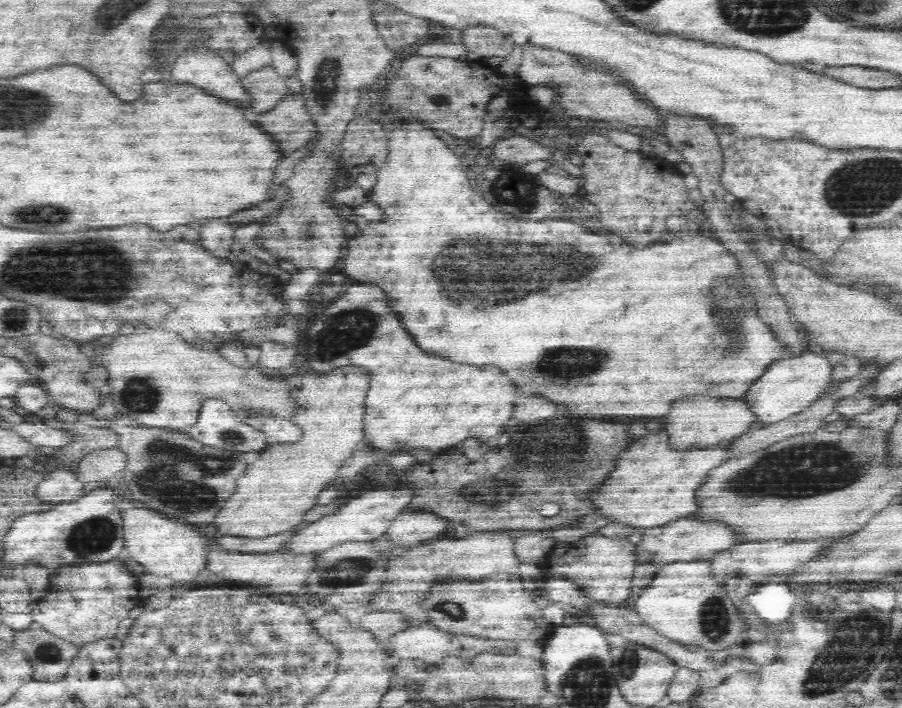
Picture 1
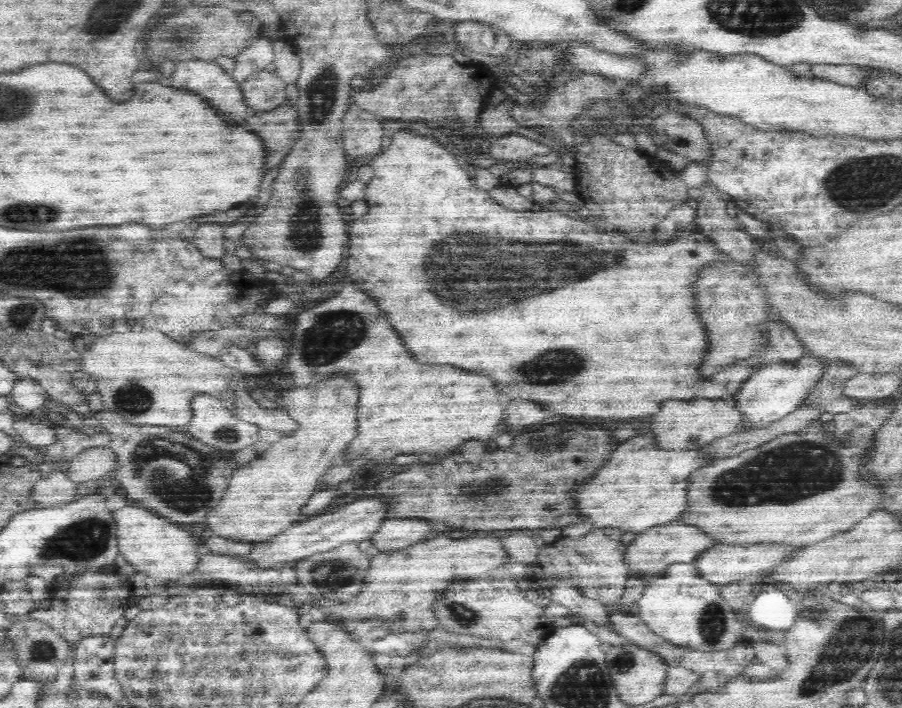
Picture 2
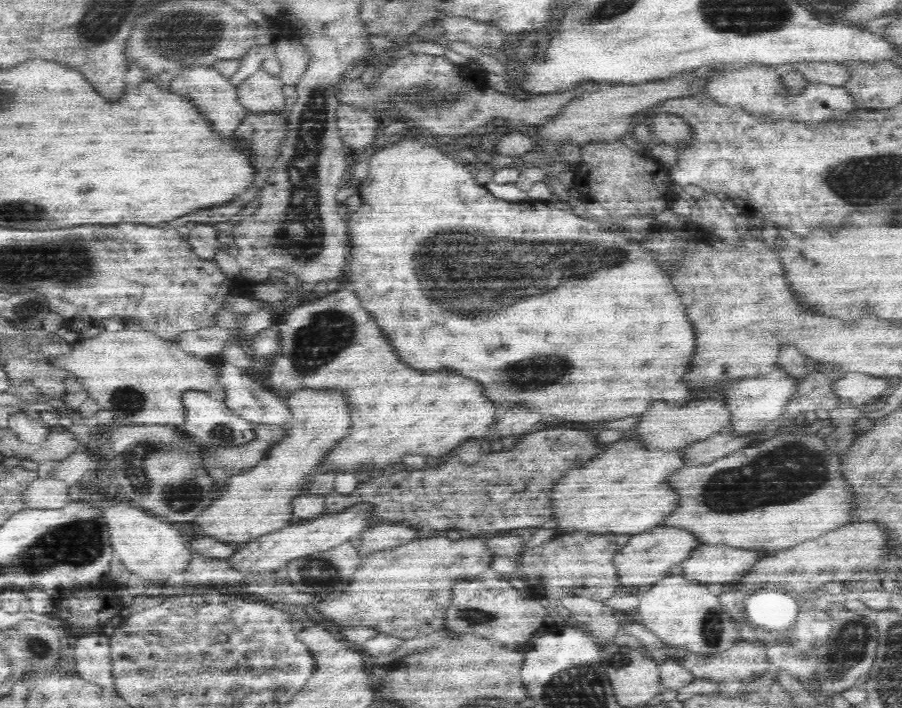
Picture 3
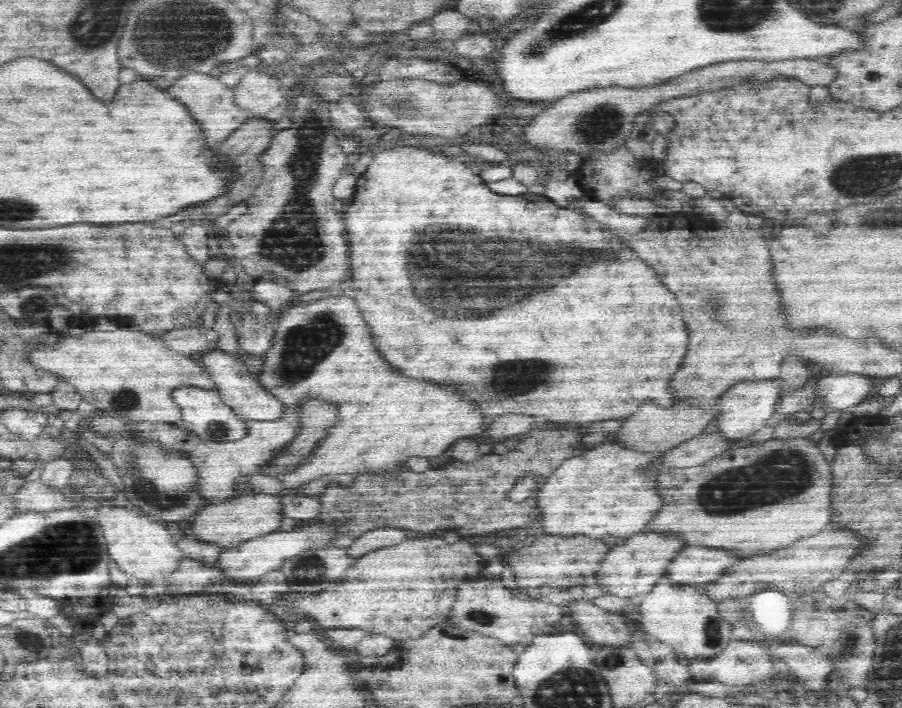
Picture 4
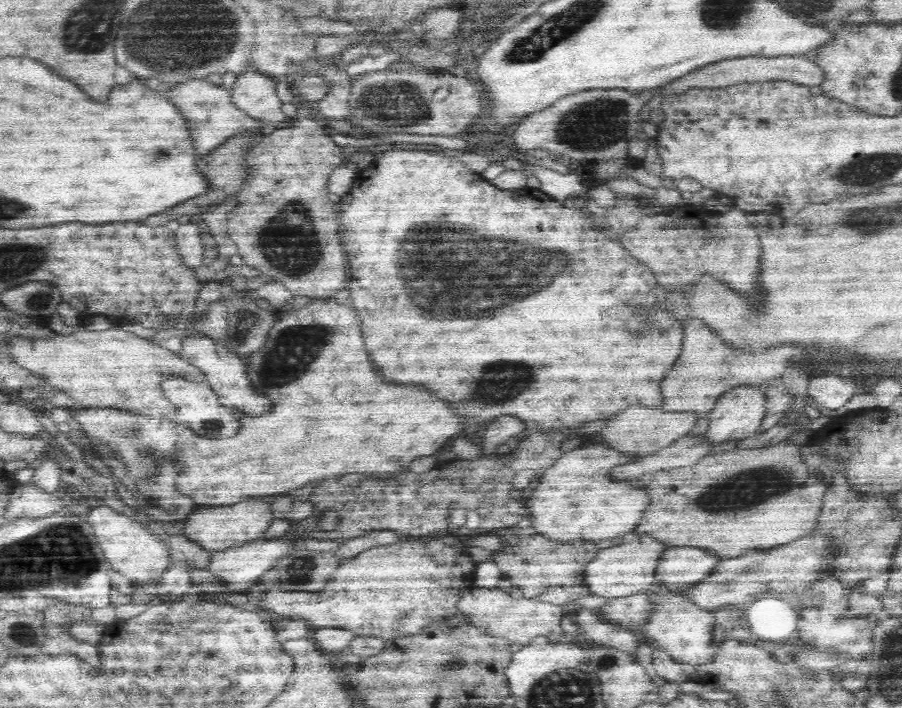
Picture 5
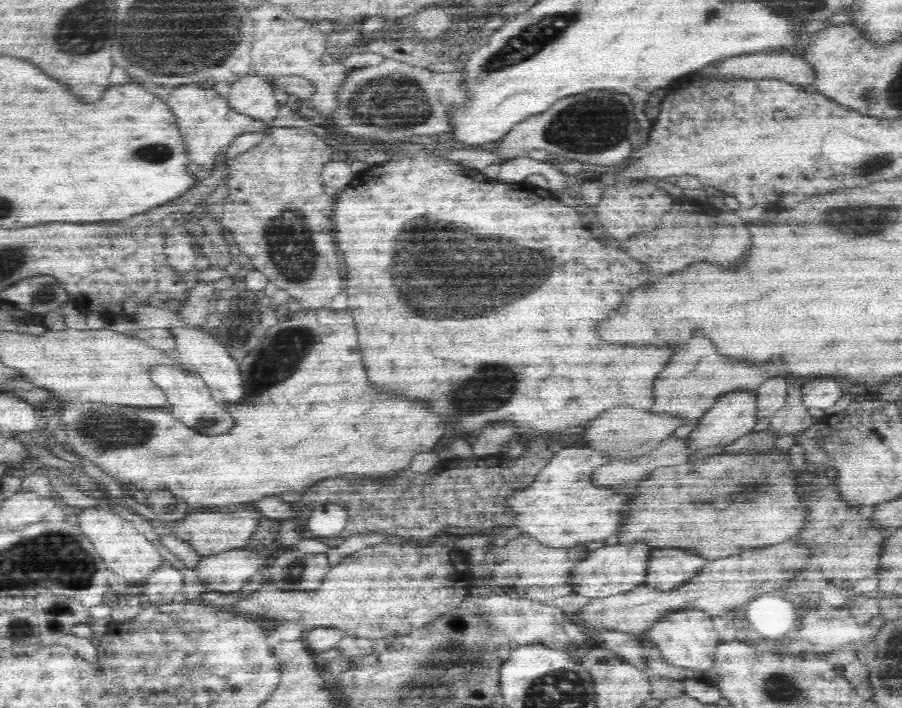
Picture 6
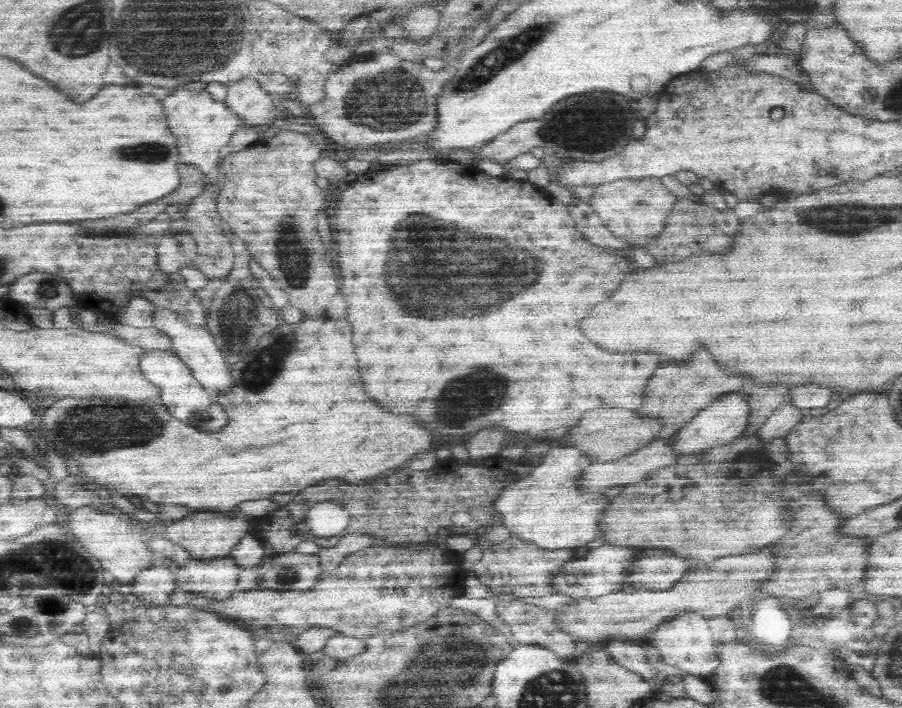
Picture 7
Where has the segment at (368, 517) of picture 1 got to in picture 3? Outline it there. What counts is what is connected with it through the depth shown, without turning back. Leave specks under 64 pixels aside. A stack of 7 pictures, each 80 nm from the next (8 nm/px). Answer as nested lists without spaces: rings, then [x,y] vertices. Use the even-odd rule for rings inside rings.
[[[352,507],[337,515],[324,515],[288,524],[280,530],[260,535],[258,538],[252,538],[250,542],[243,543],[244,546],[235,548],[224,561],[234,571],[248,577],[264,570],[266,572],[278,570],[278,568],[284,568],[291,560],[306,557],[312,552],[328,550],[330,547],[346,543],[351,537],[360,536],[360,533],[366,529],[364,528],[366,516],[368,516],[366,507]]]

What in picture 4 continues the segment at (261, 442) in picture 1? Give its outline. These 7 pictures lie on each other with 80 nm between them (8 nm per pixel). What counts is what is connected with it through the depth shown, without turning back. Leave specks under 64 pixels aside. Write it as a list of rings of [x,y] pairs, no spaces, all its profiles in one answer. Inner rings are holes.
[[[183,383],[173,388],[170,394],[176,406],[182,410],[182,418],[178,422],[182,428],[208,440],[216,436],[216,430],[212,430],[212,426],[216,426],[214,422],[224,422],[224,426],[228,428],[226,438],[236,440],[240,438],[240,434],[244,434],[244,424],[238,418],[234,418],[228,406],[222,404],[216,390]]]

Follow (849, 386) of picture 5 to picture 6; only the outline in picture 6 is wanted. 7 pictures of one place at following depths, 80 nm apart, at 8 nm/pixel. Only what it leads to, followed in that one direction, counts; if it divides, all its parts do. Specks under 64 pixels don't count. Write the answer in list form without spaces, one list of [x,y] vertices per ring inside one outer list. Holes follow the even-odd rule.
[[[798,380],[801,382],[800,403],[807,409],[825,409],[832,406],[841,394],[845,394],[844,386],[838,386],[836,382],[826,382],[826,380]]]

